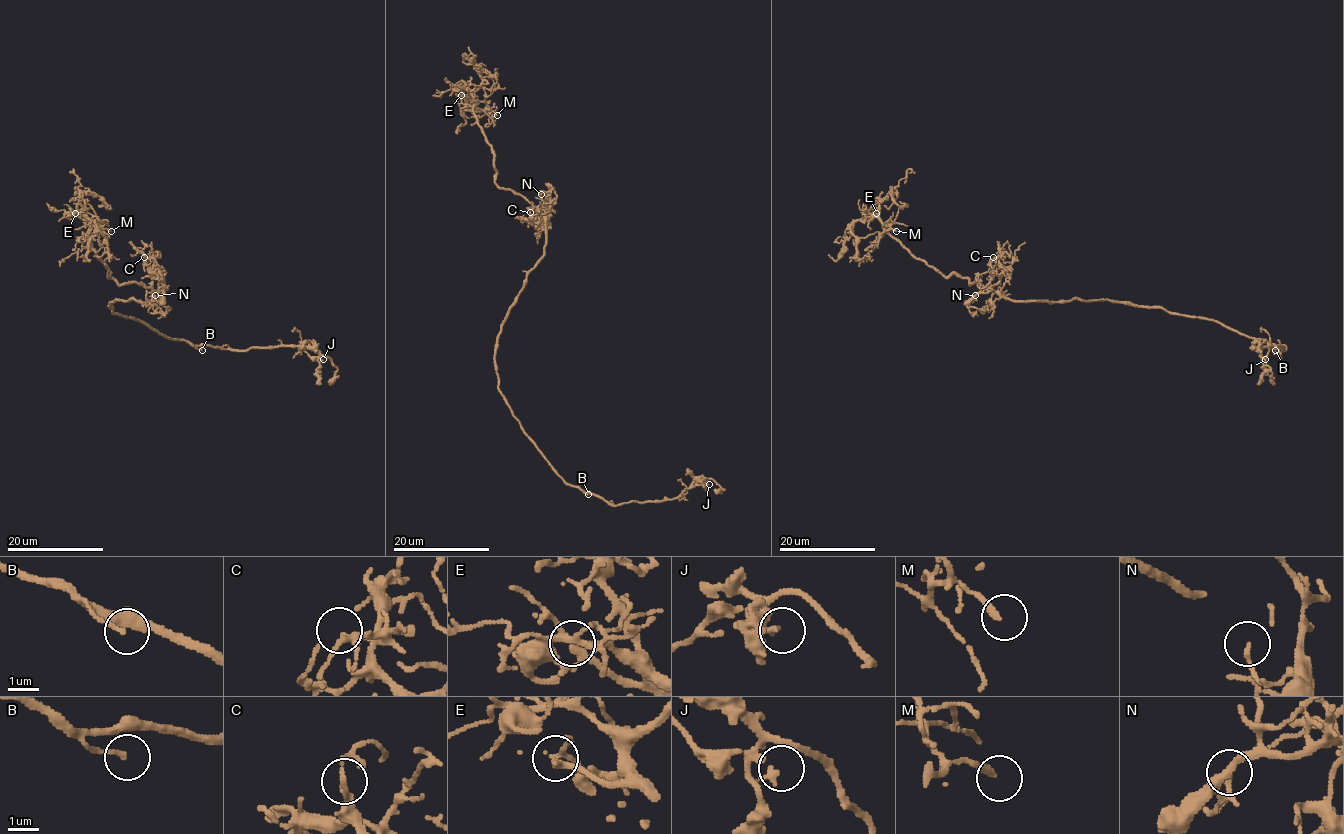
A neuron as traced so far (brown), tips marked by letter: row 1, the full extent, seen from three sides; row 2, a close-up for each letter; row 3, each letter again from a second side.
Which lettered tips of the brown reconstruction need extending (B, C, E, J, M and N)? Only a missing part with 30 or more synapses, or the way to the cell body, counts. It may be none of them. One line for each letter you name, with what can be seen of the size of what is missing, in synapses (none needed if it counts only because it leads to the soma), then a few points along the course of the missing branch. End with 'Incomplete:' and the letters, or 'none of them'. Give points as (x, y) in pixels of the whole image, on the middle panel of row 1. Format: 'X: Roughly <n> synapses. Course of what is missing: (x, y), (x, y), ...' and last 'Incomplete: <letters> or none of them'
E: Course of what is missing: (461, 95), (439, 85), (455, 99), (463, 99), (483, 111), (498, 106), (514, 107), (515, 119)
Incomplete: E

